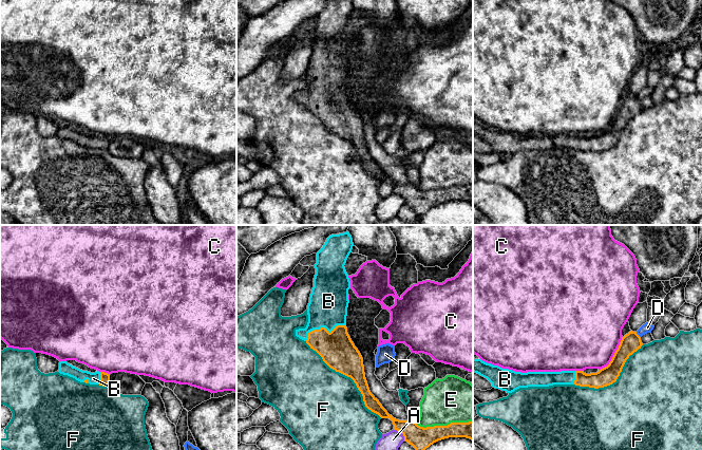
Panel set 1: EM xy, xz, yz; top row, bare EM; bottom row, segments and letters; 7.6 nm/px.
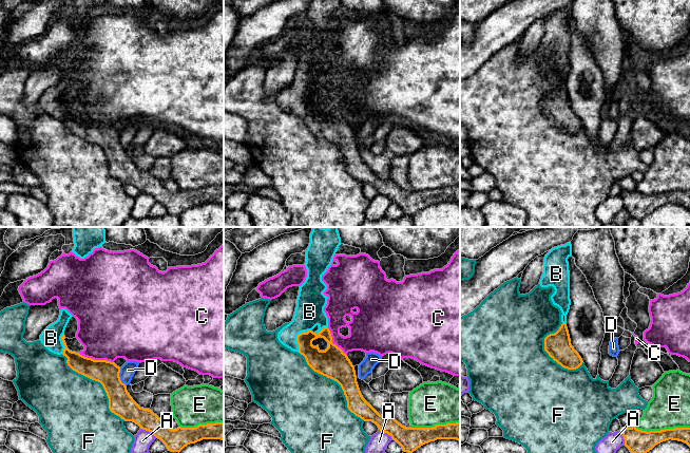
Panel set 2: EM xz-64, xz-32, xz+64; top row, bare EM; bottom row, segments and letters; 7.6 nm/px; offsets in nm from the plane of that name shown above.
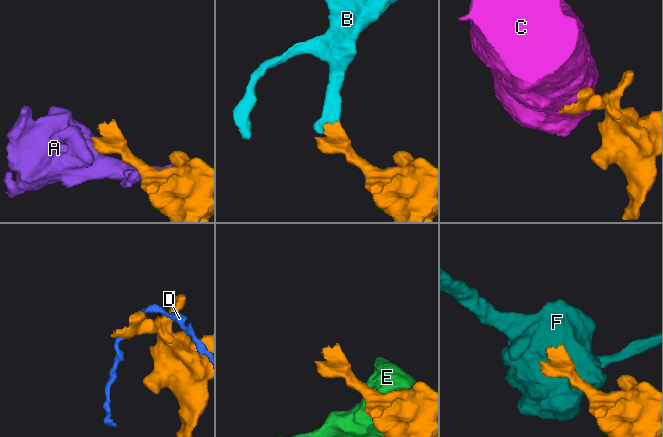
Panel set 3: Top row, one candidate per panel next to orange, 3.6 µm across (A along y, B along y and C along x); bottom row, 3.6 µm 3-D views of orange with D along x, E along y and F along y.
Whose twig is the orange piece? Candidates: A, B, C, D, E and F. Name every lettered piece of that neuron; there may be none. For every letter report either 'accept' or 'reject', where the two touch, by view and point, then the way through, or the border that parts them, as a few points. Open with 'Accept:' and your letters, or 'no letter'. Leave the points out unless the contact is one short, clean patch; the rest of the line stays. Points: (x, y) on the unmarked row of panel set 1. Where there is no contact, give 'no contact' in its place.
Accept: B
A: reject; meets orange in xz at (401, 195)
B: accept; meets orange in xz at (323, 91); runs through xz (337, 113), (323, 91), (328, 64)
C: reject; meets orange in yz at (613, 118)
D: reject; meets orange in yz at (638, 98)
E: reject; meets orange in xz at (443, 189)
F: reject; meets orange in xz at (349, 139)

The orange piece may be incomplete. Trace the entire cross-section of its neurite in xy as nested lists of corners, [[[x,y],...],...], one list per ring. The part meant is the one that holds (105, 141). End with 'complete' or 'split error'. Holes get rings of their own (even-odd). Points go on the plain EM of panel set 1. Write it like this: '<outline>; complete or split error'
[[[67,125],[59,126],[59,133],[58,135],[63,138],[68,138],[70,140],[75,142],[80,146],[86,146],[90,148],[99,148],[102,150],[107,150],[110,145],[110,137],[105,135],[95,135],[91,136],[88,134],[82,134],[72,128],[68,127]]]; split error

